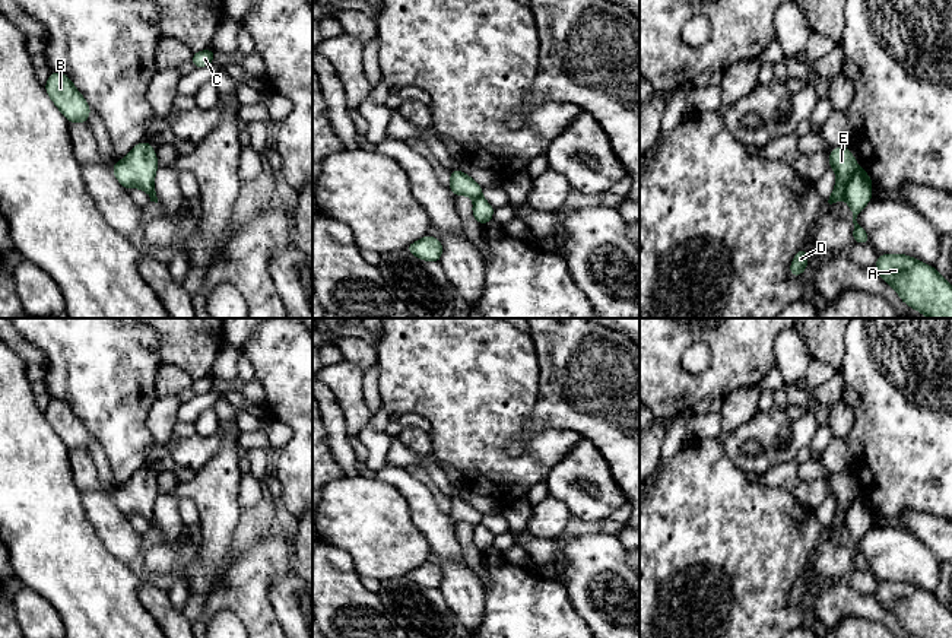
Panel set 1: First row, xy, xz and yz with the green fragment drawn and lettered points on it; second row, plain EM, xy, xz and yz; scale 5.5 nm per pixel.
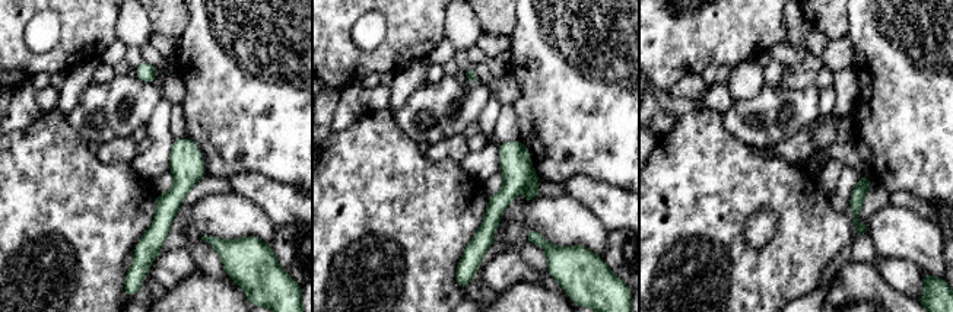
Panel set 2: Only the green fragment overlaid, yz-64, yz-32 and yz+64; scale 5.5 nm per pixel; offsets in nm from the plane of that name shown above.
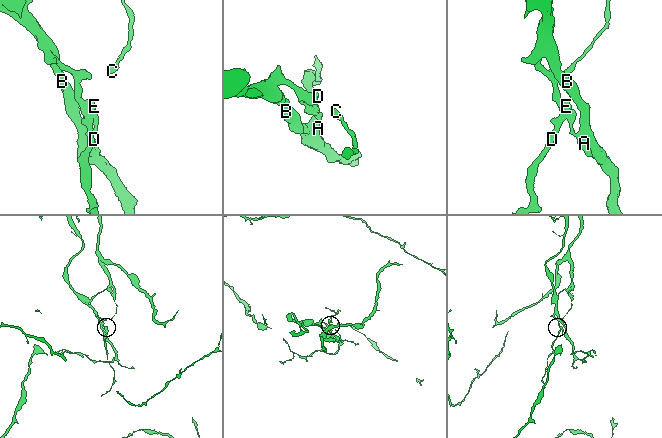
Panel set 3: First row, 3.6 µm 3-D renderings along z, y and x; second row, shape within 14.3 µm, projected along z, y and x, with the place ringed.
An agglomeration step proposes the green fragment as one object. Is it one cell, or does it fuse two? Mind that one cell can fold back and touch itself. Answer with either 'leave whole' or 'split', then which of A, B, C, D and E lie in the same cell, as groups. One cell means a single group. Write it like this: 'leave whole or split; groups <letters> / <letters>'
split; groups A B / C D E

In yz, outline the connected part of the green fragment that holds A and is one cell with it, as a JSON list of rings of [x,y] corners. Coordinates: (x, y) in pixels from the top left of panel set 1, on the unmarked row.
[[[879,581],[875,596],[915,638],[952,638],[952,612],[933,593],[907,581]]]

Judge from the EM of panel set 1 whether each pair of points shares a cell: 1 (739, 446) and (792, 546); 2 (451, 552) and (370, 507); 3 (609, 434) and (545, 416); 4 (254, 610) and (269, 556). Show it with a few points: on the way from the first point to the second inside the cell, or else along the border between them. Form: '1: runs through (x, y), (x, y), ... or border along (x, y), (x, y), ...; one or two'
1: border along (727, 457), (755, 478); two
2: border along (408, 507), (412, 523), (432, 551); two
3: runs through (593, 427), (574, 419), (561, 419); one
4: runs through (254, 597), (256, 570); one

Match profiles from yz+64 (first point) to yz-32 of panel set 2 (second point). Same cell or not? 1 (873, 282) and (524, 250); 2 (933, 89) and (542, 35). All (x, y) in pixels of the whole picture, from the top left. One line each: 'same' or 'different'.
1: different
2: same

